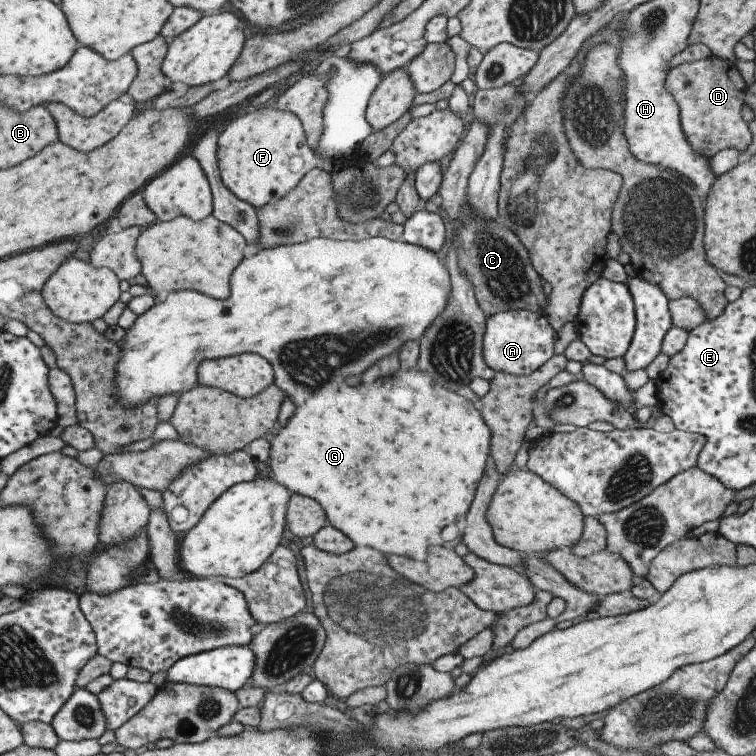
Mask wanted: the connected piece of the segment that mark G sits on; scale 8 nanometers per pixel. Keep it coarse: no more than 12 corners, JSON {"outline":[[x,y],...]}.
{"outline":[[421,370],[268,438],[355,547],[460,542],[490,430]]}

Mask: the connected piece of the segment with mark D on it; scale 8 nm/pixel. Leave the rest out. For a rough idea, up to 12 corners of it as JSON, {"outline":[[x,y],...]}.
{"outline":[[732,61],[676,66],[664,87],[683,136],[709,159],[751,142]]}

